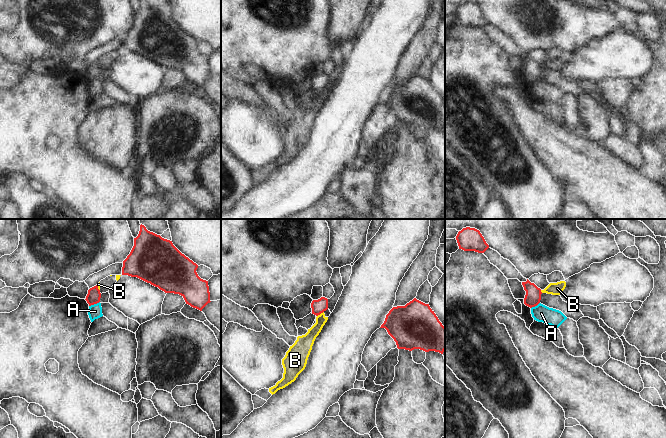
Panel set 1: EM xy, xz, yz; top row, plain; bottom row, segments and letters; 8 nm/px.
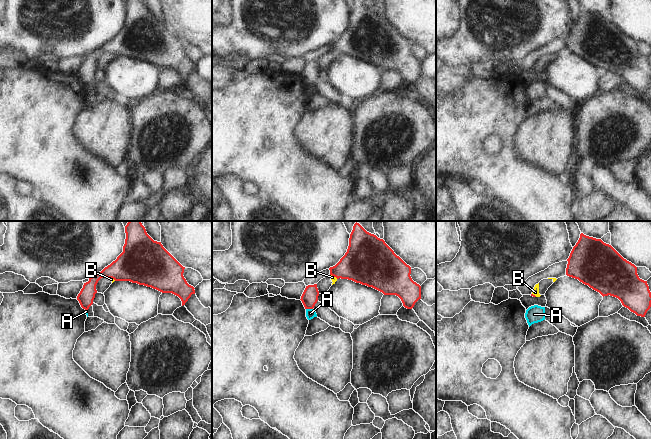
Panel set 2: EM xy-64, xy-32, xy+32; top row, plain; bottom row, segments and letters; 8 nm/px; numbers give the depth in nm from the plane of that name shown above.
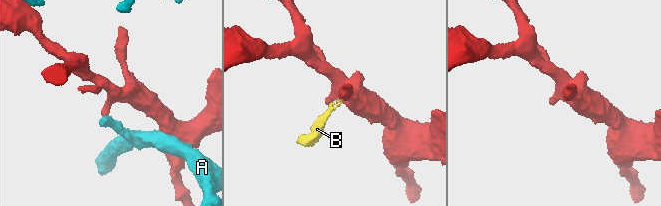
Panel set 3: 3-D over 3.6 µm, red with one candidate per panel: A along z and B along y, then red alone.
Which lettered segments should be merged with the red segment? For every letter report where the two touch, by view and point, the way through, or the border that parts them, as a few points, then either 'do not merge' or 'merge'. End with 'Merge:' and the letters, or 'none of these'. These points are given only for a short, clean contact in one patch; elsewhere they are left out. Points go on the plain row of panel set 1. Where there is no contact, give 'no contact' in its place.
A: xy (94, 79) | do not merge
B: xz (320, 89) | along xz (323, 87), (317, 92) | do not merge
Merge: none of these

